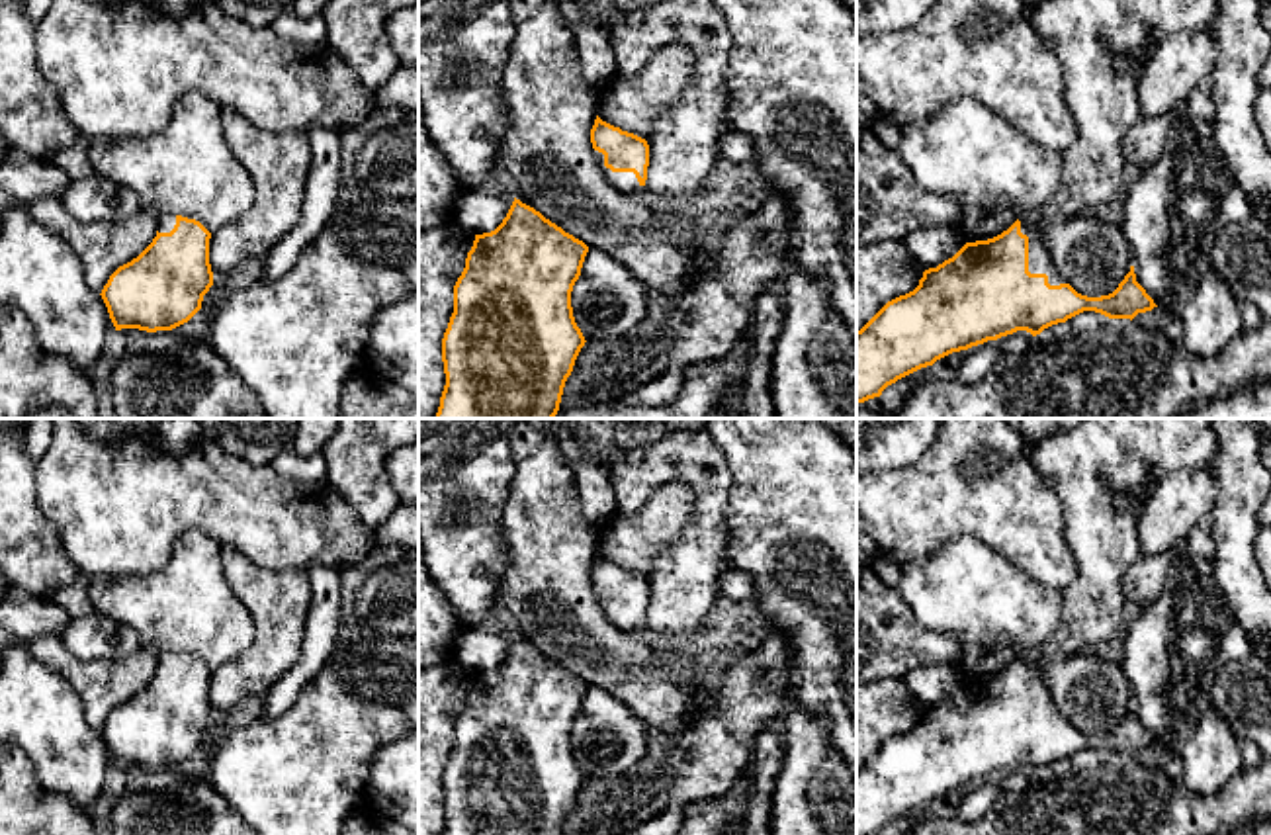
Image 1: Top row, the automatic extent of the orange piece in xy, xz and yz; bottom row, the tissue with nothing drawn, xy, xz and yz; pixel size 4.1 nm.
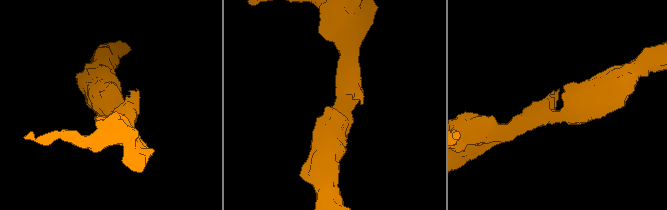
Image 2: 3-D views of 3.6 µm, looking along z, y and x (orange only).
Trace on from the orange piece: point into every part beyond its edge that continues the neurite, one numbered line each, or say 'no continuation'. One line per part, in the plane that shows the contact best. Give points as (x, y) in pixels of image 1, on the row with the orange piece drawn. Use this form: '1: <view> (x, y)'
1: yz (1088, 36)

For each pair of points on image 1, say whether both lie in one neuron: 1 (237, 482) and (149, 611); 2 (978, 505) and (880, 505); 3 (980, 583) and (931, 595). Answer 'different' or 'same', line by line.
1: different
2: same
3: same

